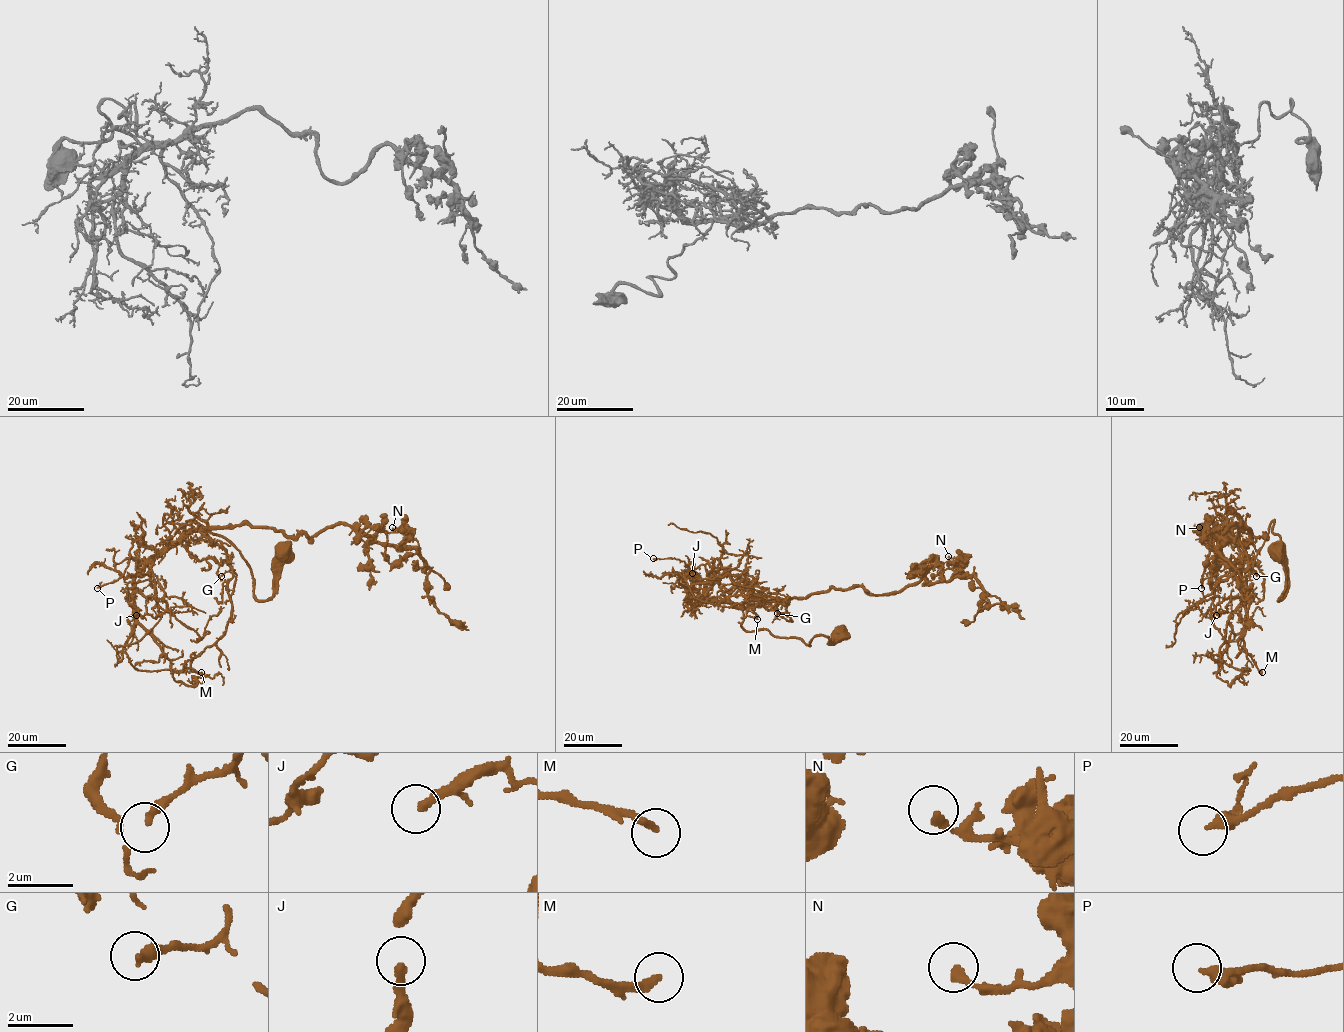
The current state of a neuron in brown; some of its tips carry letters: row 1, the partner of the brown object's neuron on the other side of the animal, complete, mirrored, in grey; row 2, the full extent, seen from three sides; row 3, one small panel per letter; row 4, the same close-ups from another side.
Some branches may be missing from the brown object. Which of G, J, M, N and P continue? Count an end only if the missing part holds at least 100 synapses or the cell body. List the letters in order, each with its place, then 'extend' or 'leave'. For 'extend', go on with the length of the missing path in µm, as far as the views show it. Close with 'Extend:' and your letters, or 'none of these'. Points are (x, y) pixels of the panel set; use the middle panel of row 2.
G: (777, 613) | leave
J: (692, 573) | leave
M: (757, 619) | leave
N: (948, 556) | leave
P: (653, 558) | leave
Extend: none of these

